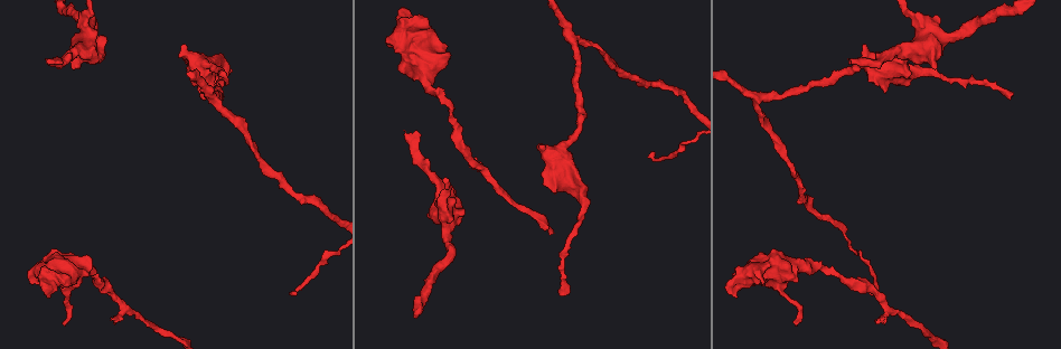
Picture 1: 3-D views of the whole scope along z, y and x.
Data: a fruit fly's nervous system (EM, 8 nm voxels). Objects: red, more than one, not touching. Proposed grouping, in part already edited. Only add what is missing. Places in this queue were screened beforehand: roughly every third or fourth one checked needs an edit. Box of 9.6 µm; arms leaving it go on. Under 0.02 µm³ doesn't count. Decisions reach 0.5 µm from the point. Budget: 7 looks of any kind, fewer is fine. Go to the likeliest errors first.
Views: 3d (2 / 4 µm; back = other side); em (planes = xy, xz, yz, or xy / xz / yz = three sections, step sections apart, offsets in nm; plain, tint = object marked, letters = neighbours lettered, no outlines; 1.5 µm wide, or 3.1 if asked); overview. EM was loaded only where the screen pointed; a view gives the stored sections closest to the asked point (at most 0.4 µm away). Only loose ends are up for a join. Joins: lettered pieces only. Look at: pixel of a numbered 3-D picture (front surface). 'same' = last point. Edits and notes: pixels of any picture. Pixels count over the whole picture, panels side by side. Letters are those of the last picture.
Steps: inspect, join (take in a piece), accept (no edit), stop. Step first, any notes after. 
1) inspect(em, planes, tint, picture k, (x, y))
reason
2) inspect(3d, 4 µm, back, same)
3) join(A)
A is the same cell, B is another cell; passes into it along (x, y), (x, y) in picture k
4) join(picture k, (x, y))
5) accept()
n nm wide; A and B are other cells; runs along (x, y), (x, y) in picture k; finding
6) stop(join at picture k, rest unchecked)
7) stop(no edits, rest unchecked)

inspect(3d, 4 µm, picture 1, (56, 62))
branch stops here

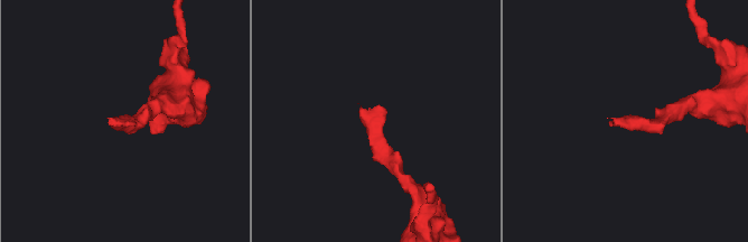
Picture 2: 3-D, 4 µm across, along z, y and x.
inspect(em, yz, step 8, tint, picture 2, (609, 125))
need the tissue

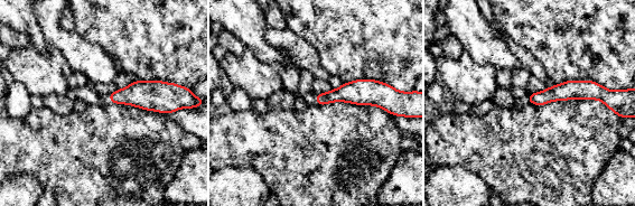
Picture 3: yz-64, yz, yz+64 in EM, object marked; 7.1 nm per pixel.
inspect(em, planes, letters, same)
cut it another way

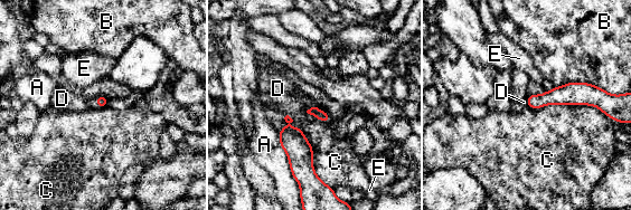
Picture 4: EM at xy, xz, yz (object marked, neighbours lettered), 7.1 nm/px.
join(D)
D is the same cell, A, B, C and E are other cells; passes into it along (101, 101), (96, 102), (62, 98) in picture 4; it goes on there

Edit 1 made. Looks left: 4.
inspect(overview)

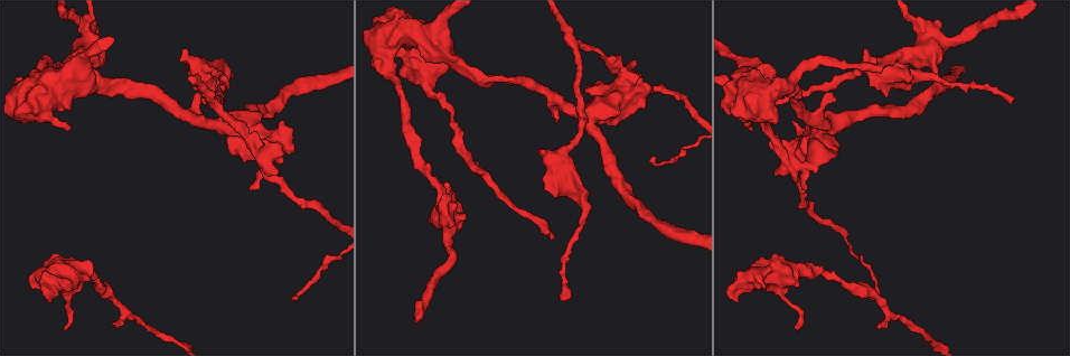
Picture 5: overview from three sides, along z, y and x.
inspect(em, planes, letters, picture 5, (1013, 97))
an open end

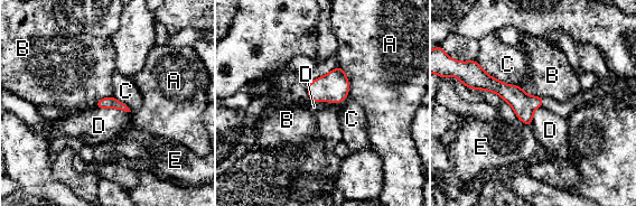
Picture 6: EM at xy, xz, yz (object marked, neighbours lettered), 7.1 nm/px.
accept()
90 nm wide; A, B, C, D and E are other cells; runs along (473, 84), (539, 104) in picture 6; no lettered piece goes on from it

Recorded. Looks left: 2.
inspect(em, planes, letters, picture 5, (65, 330))
thin end

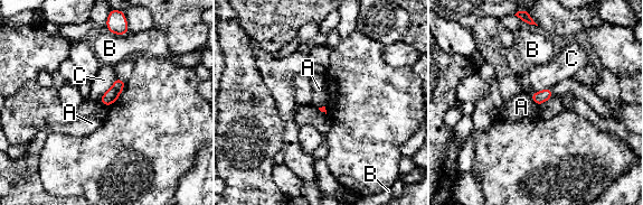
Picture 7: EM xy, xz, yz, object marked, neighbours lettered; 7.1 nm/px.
accept()
A, B and C are other cells; border along (529, 95), (538, 105) in picture 7; no lettered piece goes on from it

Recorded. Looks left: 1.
stop(join at picture 4, rest unchecked)

